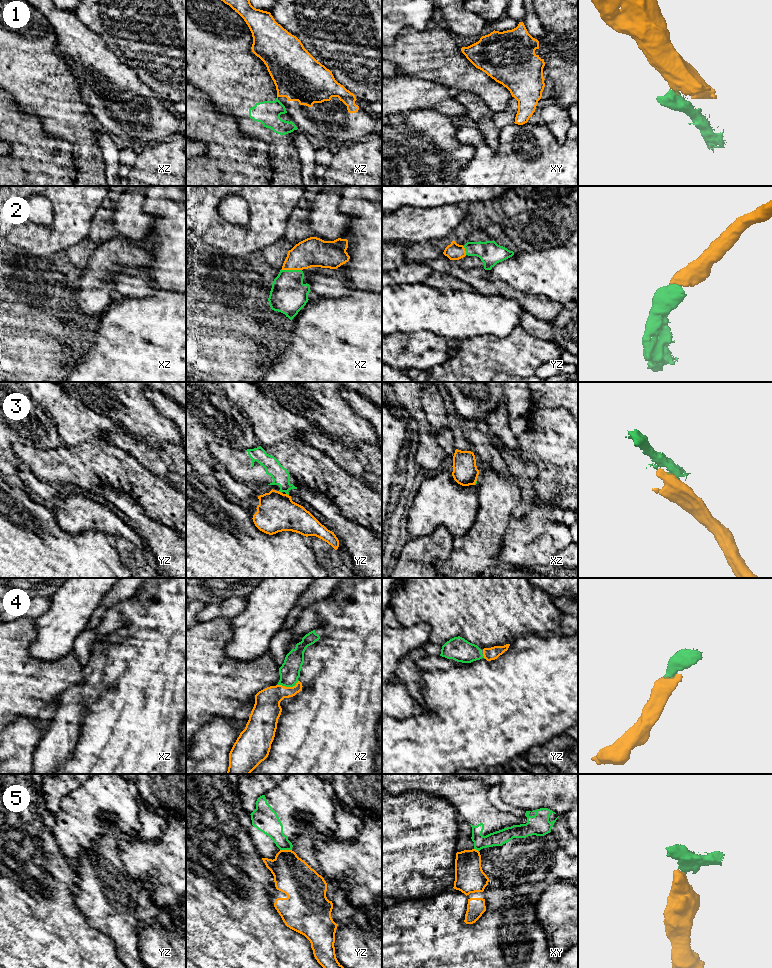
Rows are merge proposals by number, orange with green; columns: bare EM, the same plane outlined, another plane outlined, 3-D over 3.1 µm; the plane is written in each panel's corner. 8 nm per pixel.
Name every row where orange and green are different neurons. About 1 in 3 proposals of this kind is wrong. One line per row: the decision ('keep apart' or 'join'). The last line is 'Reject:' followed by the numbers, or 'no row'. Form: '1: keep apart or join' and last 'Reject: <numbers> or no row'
1: keep apart
2: join
3: keep apart
4: join
5: keep apart
Reject: 1, 3, 5

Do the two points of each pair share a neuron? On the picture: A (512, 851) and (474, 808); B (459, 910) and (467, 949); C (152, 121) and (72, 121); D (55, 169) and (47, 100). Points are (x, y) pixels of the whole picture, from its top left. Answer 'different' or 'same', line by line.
A: same
B: same
C: different
D: different

